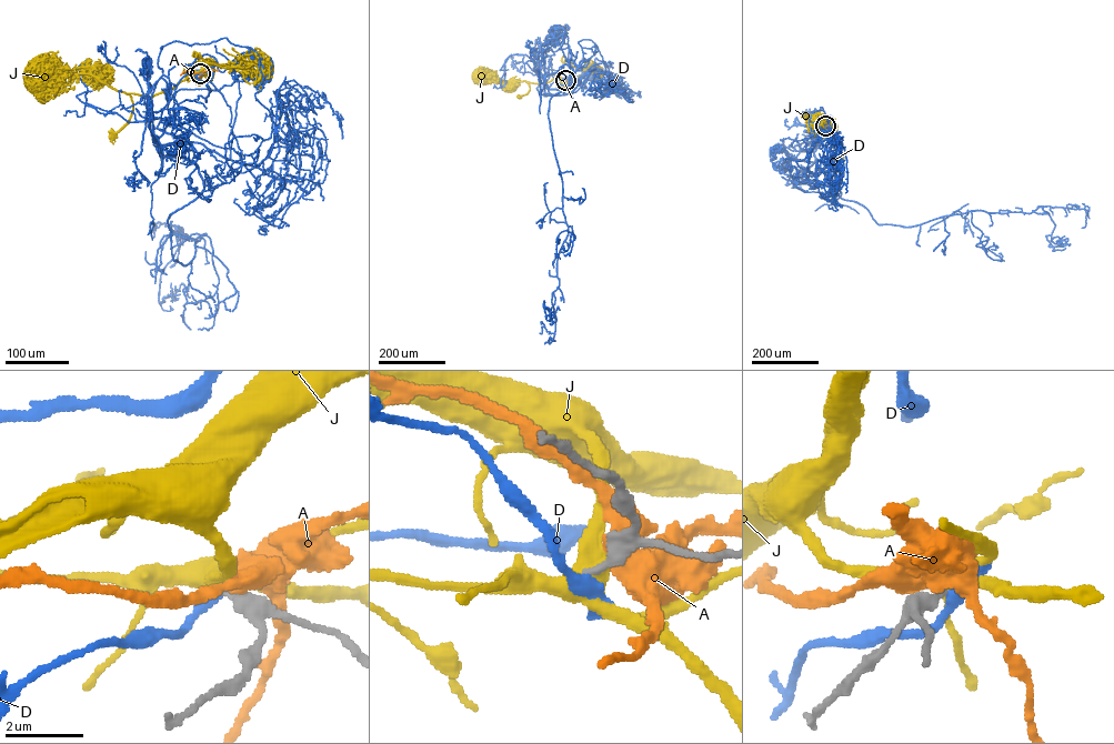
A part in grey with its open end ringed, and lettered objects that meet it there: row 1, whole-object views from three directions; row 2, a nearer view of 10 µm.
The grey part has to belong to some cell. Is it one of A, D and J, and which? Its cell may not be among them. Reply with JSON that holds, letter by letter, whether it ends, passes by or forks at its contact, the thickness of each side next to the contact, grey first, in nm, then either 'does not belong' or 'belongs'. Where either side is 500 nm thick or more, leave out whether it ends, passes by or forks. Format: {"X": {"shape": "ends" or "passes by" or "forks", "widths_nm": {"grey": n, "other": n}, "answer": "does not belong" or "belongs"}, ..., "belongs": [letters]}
{"A": {"widths_nm": {"grey": 400, "other": 600}, "answer": "does not belong"}, "D": {"shape": "passes by", "widths_nm": {"grey": 240, "other": 300}, "answer": "does not belong"}, "J": {"shape": "forks", "widths_nm": {"grey": 320, "other": 460}, "answer": "does not belong"}, "belongs": []}

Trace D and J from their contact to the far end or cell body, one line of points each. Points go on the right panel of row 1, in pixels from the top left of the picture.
D: (825, 126), (831, 164), (836, 164), (839, 149), (841, 158), (833, 161), (814, 156), (820, 134), (809, 119)
J: (825, 126), (824, 131), (842, 158)

